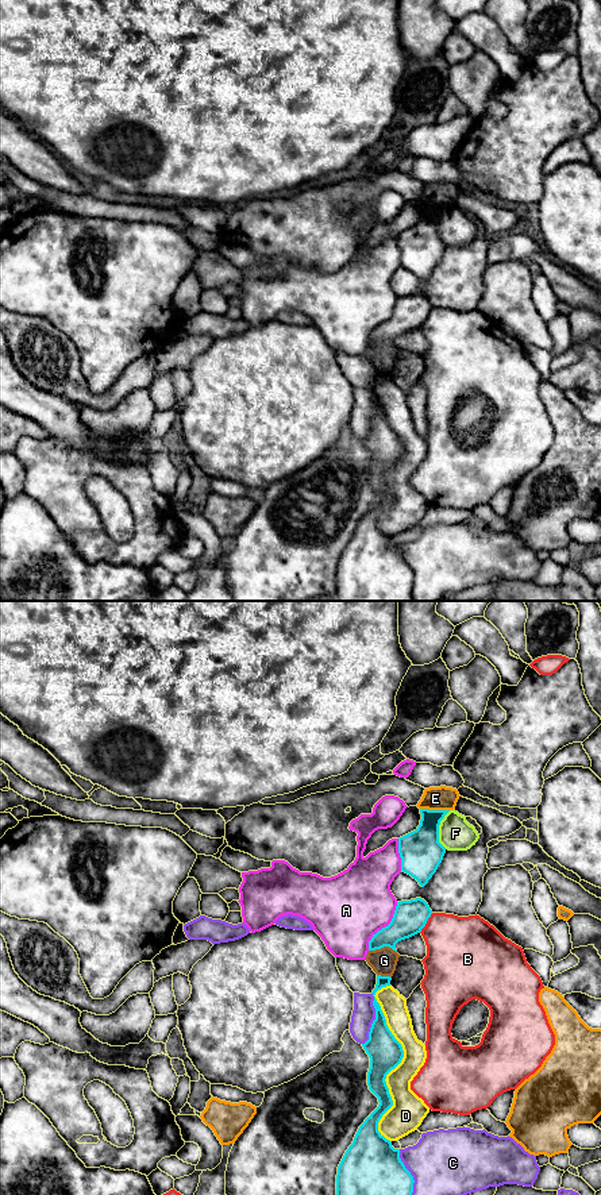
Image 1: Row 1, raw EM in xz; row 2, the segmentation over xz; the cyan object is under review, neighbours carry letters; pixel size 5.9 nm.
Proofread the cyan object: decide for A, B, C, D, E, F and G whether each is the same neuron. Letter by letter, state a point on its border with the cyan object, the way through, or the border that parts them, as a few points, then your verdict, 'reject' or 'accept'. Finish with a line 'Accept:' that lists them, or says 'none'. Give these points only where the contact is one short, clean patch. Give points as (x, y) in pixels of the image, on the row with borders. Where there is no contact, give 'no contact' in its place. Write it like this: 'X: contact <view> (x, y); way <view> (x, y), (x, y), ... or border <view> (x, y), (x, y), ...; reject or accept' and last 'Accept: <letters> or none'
A: contact xz (385, 926); reject
B: contact xz (426, 922); reject
C: contact xz (376, 1018); reject
D: contact xz (399, 1063); reject
E: contact xz (435, 810); reject
F: contact xz (438, 829); reject
G: contact xz (382, 947); border xz (369, 949), (390, 947), (396, 952); reject
Accept: none

